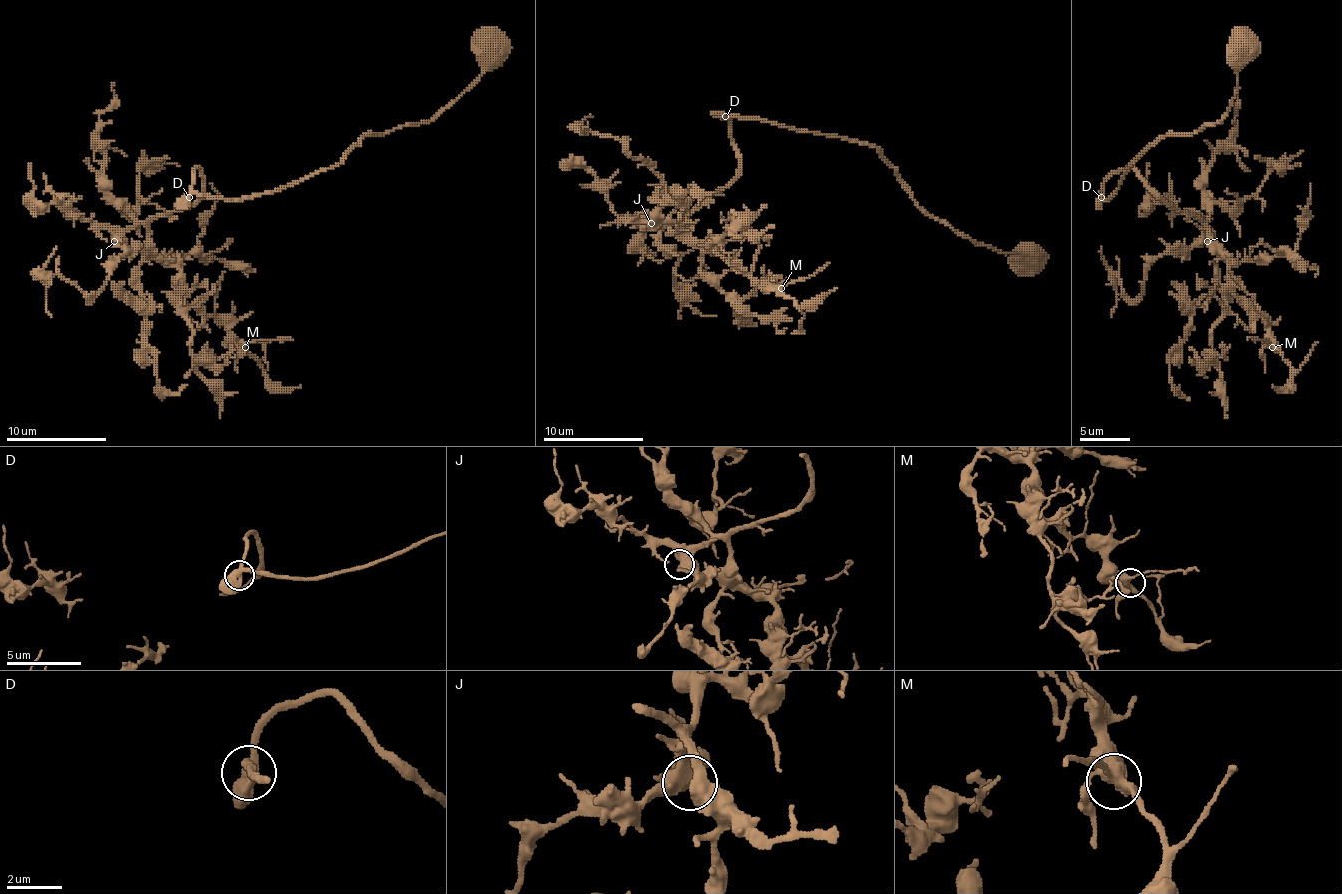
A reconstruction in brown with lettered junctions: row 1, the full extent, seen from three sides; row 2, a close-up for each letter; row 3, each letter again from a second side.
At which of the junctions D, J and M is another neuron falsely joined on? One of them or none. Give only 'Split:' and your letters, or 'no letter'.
Split: no letter

